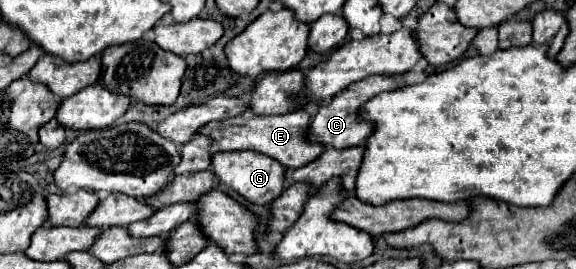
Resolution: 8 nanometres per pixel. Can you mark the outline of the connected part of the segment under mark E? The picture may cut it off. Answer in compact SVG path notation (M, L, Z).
M302 108L282 116L258 116L258 114L244 112L240 116L222 122L208 122L198 130L198 134L208 136L212 140L210 154L232 152L232 150L254 150L278 160L284 168L300 168L324 152L322 144L306 142L304 132L308 128L308 122L310 122L310 114Z

